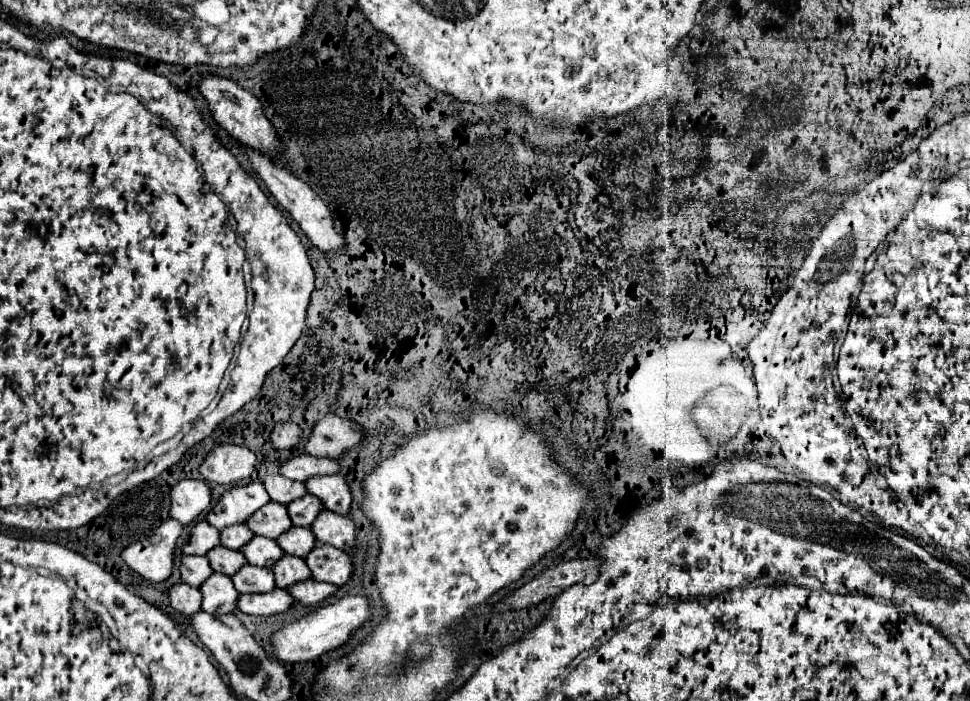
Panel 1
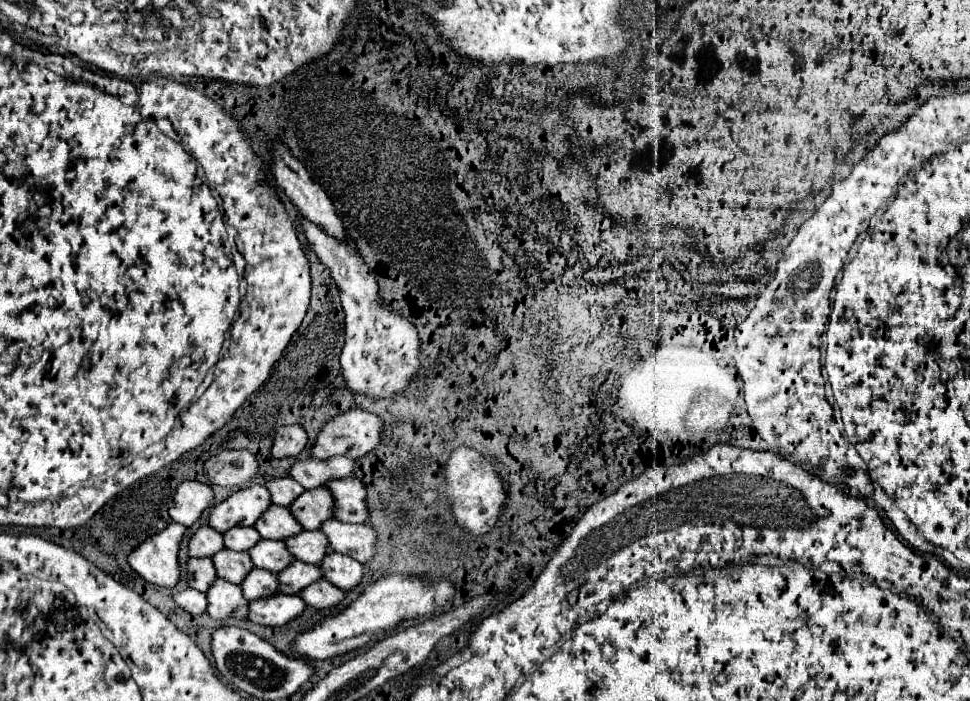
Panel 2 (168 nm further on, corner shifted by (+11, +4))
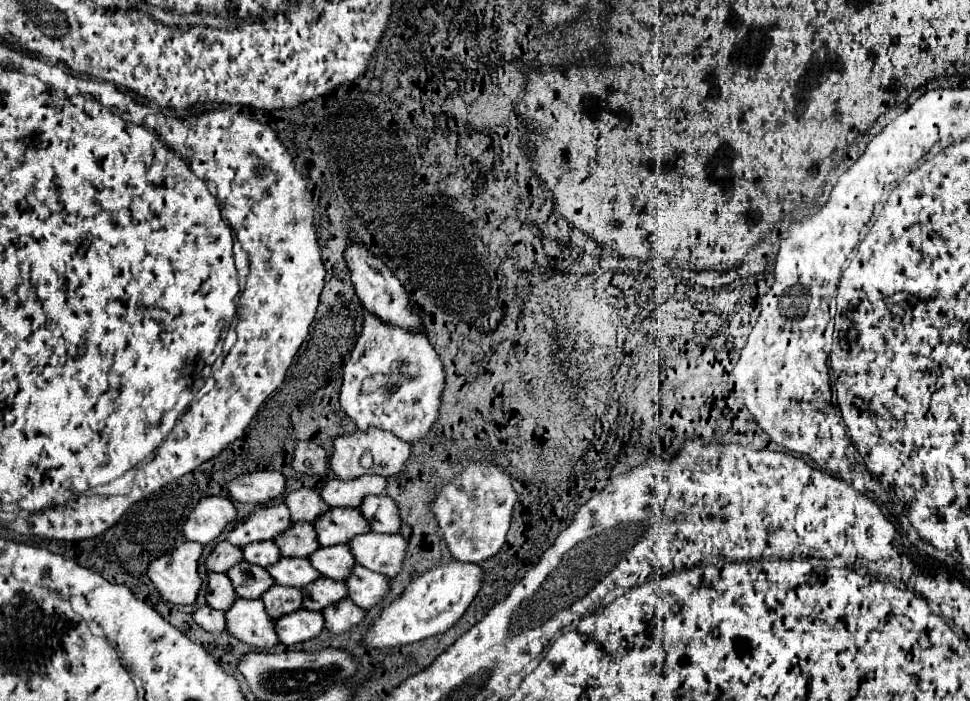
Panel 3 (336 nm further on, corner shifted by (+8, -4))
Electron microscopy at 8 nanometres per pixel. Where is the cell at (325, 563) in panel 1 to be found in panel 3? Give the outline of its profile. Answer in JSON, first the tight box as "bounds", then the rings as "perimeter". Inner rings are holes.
{"bounds":[346,565,390,609],"perimeter":[[[362,565],[354,567],[354,573],[346,579],[346,583],[350,599],[362,609],[372,609],[374,605],[378,605],[390,589],[390,579],[386,575],[374,573]]]}

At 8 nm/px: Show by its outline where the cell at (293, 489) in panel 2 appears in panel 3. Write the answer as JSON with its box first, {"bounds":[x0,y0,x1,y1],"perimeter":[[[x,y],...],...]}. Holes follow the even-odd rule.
{"bounds":[286,489,330,523],"perimeter":[[[298,489],[288,493],[286,505],[292,513],[292,523],[298,523],[298,521],[314,523],[330,509],[316,489]]]}

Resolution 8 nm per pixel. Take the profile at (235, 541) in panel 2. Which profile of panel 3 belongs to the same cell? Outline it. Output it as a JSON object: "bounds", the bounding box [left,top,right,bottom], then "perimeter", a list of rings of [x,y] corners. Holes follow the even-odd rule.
{"bounds":[244,541,280,567],"perimeter":[[[274,541],[268,543],[252,543],[250,547],[244,547],[244,559],[248,563],[260,565],[260,567],[270,567],[280,561],[280,549],[276,547]]]}

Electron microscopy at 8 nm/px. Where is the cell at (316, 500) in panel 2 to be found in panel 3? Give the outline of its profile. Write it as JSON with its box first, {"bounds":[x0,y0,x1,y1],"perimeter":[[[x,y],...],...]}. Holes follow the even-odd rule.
{"bounds":[314,507,370,547],"perimeter":[[[342,507],[330,509],[328,515],[324,515],[324,519],[318,519],[314,523],[314,527],[322,547],[346,545],[356,535],[370,531],[370,523],[364,519],[364,515],[358,509],[352,511]]]}

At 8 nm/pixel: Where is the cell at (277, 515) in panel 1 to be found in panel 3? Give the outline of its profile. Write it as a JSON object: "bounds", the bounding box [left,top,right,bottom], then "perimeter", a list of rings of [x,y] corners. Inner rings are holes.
{"bounds":[276,523,320,557],"perimeter":[[[312,523],[292,525],[288,535],[280,535],[276,543],[282,551],[282,557],[310,557],[320,547]]]}

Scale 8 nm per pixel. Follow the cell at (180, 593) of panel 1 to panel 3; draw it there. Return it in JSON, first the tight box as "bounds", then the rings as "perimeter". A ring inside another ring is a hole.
{"bounds":[194,607,226,633],"perimeter":[[[202,607],[202,609],[198,609],[196,613],[194,613],[194,621],[202,627],[202,629],[206,629],[206,631],[210,631],[210,633],[224,633],[226,629],[226,617],[224,617],[226,613],[224,611],[216,611],[216,609],[212,609],[212,607]]]}

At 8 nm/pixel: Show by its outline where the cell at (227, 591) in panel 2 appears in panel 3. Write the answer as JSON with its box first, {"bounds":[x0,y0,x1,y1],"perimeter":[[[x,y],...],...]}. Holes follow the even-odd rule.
{"bounds":[226,597,280,651],"perimeter":[[[242,597],[236,599],[230,611],[226,611],[226,619],[228,619],[228,633],[244,641],[252,649],[266,651],[280,643],[274,629],[274,619],[266,613],[264,603],[260,599],[258,601]]]}

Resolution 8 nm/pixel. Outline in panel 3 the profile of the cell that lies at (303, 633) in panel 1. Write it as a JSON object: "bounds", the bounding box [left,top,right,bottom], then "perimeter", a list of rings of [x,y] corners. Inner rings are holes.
{"bounds":[366,561,484,647],"perimeter":[[[450,561],[432,571],[414,579],[404,593],[392,601],[382,615],[372,623],[370,631],[366,633],[368,647],[392,647],[392,645],[406,645],[414,641],[422,641],[440,633],[446,633],[450,627],[458,623],[464,615],[468,605],[474,601],[482,587],[484,569],[474,563]]]}

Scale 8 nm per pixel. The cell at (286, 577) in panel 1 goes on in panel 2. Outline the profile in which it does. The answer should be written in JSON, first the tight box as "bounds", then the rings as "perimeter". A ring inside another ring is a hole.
{"bounds":[277,561,321,595],"perimeter":[[[293,561],[289,563],[283,571],[277,573],[277,581],[279,581],[279,591],[285,595],[295,595],[299,589],[311,585],[313,581],[321,579],[321,569],[317,565],[309,565],[309,563],[301,563],[301,561]]]}

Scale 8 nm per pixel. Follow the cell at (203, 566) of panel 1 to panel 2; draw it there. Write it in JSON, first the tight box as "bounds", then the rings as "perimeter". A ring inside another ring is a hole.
{"bounds":[187,557,217,593],"perimeter":[[[191,557],[187,561],[187,583],[189,583],[189,587],[205,593],[209,589],[209,585],[213,583],[213,579],[217,579],[217,575],[215,575],[215,567],[213,567],[211,559]]]}

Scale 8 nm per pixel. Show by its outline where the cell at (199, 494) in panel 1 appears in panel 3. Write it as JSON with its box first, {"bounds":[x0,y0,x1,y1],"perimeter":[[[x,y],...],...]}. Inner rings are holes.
{"bounds":[184,497,236,545],"perimeter":[[[204,497],[192,517],[184,523],[184,535],[188,541],[202,545],[212,543],[224,529],[236,519],[236,507],[226,497]]]}

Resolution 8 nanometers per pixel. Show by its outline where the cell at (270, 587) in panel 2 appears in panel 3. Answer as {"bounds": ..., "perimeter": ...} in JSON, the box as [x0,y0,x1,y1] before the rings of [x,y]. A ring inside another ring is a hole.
{"bounds":[262,585,304,619],"perimeter":[[[274,585],[262,597],[268,615],[272,615],[274,619],[280,619],[288,613],[294,613],[294,611],[302,609],[302,599],[304,599],[304,595],[302,595],[300,589],[280,587],[280,585]]]}

